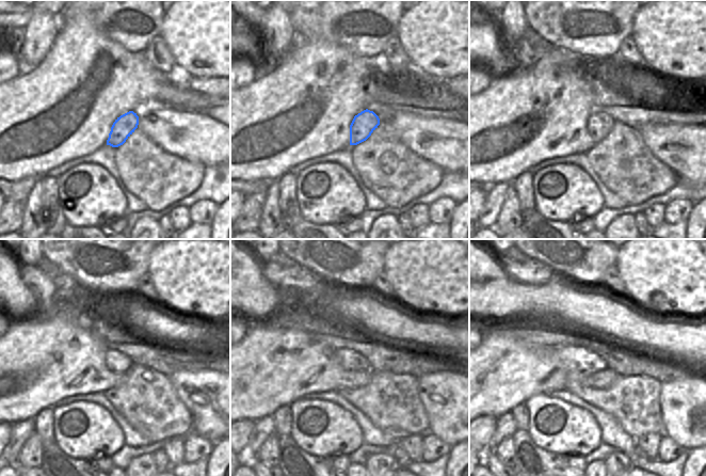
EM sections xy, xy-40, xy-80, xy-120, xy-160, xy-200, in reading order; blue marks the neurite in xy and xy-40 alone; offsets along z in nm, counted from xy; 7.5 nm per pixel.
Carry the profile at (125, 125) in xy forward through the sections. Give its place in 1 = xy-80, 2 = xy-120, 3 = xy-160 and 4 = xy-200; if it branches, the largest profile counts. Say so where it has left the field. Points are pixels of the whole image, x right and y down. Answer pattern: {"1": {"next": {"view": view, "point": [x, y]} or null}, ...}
{"1": {"next": {"view": "xy-80", "point": [599, 124]}}, "2": {"next": {"view": "xy-120", "point": [117, 362]}}, "3": {"next": {"view": "xy-160", "point": [351, 361]}}, "4": {"next": {"view": "xy-200", "point": [578, 363]}}}

